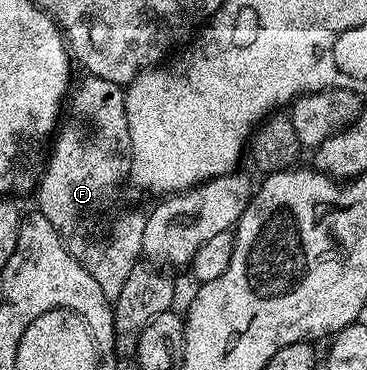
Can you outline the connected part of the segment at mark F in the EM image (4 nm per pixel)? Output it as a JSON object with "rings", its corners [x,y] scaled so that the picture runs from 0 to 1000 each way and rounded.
{"rings":[[[232,200],[223,208],[185,251],[183,278],[172,292],[172,322],[153,349],[150,376],[142,381],[147,389],[139,389],[139,408],[117,443],[123,468],[114,470],[112,486],[106,476],[98,489],[95,562],[117,578],[117,589],[128,589],[128,600],[139,600],[144,627],[163,638],[191,686],[229,719],[248,751],[259,751],[264,778],[281,784],[281,795],[305,816],[324,805],[357,730],[368,730],[368,719],[387,700],[398,576],[371,573],[362,562],[316,562],[308,554],[319,505],[338,486],[354,484],[351,441],[362,424],[357,351],[346,346],[341,238],[267,205]]]}

